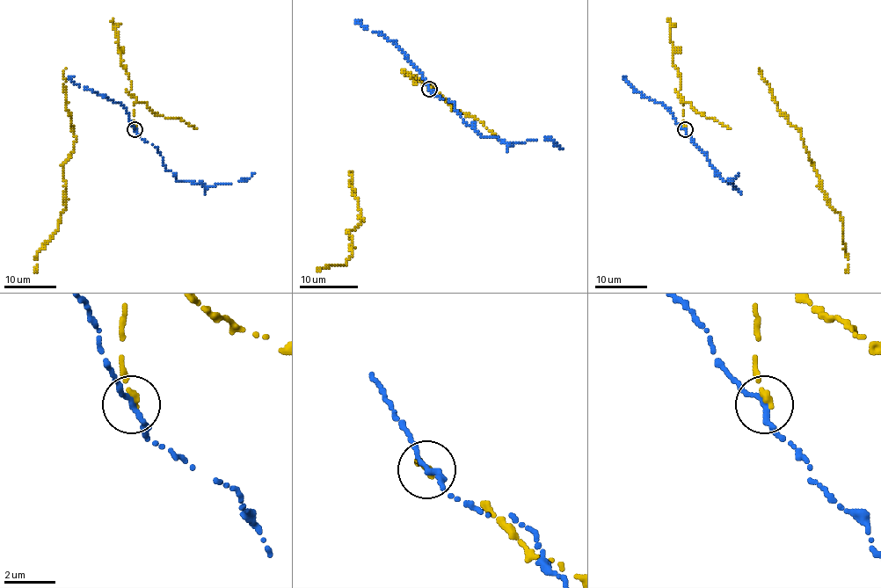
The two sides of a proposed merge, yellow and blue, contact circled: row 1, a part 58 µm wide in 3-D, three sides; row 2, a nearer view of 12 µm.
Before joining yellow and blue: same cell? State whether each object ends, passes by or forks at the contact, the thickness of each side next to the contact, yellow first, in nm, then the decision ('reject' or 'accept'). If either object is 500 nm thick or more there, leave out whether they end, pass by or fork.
yellow ends; blue passes by; calibres 280 and 220 nm; reject

